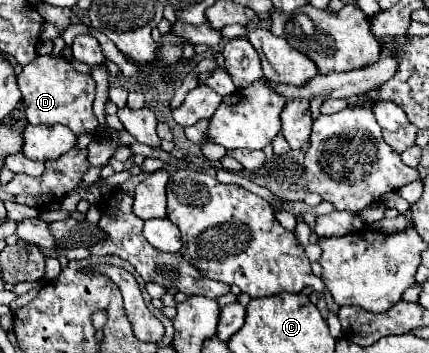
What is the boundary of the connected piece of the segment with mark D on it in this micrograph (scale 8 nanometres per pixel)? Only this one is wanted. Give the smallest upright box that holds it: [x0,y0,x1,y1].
[18,55,98,135]

